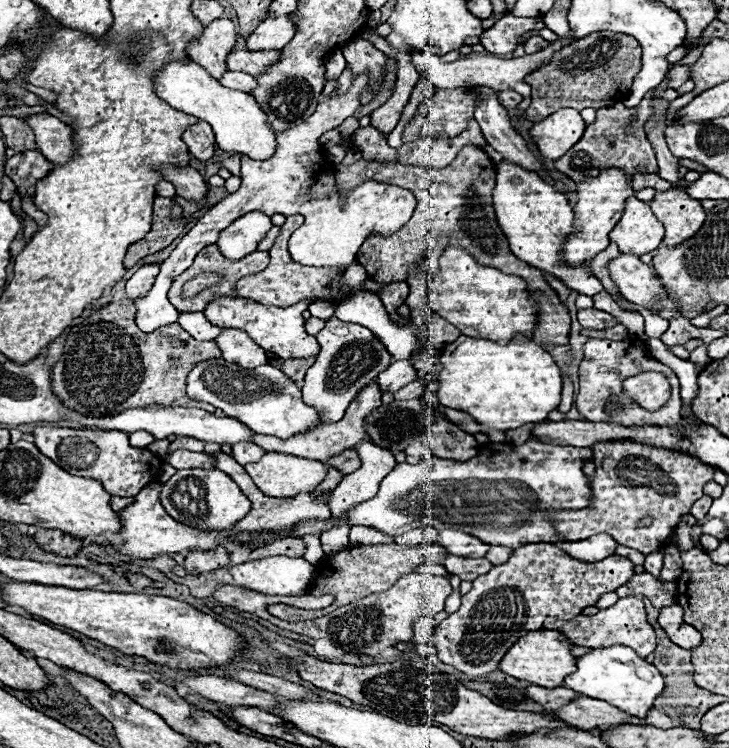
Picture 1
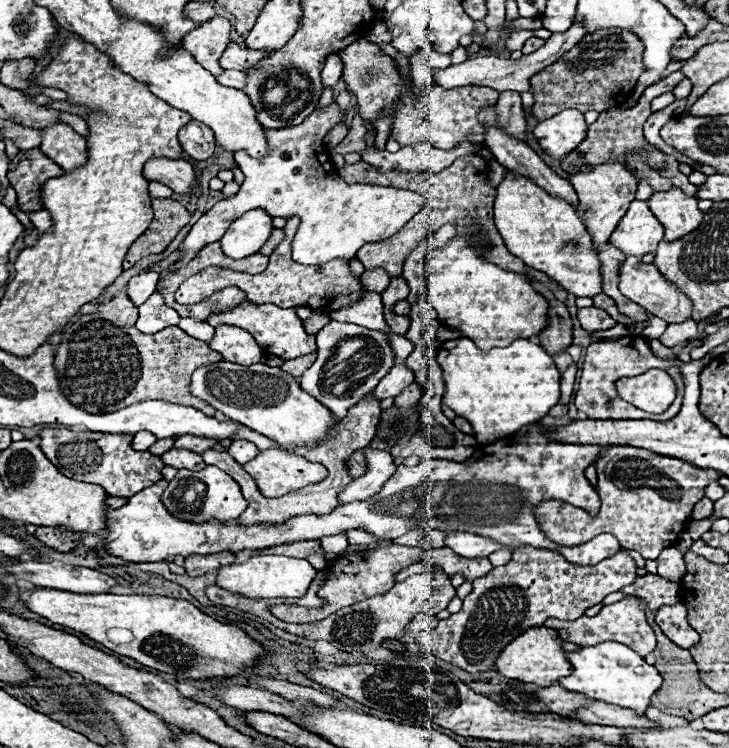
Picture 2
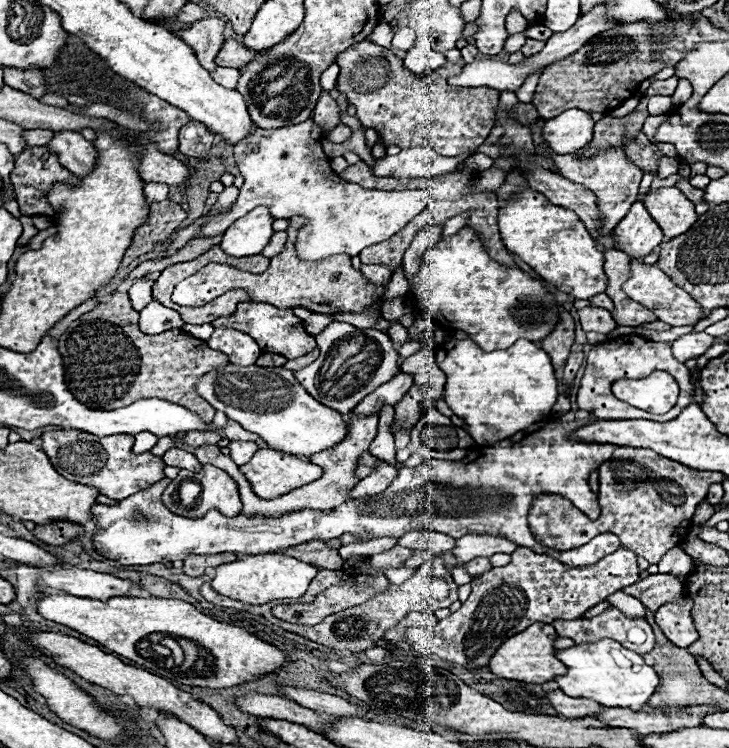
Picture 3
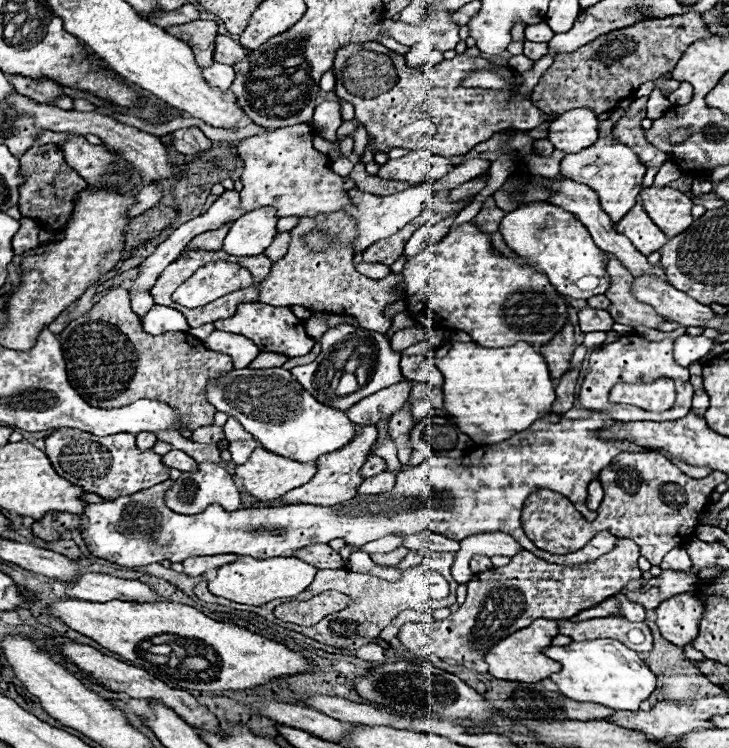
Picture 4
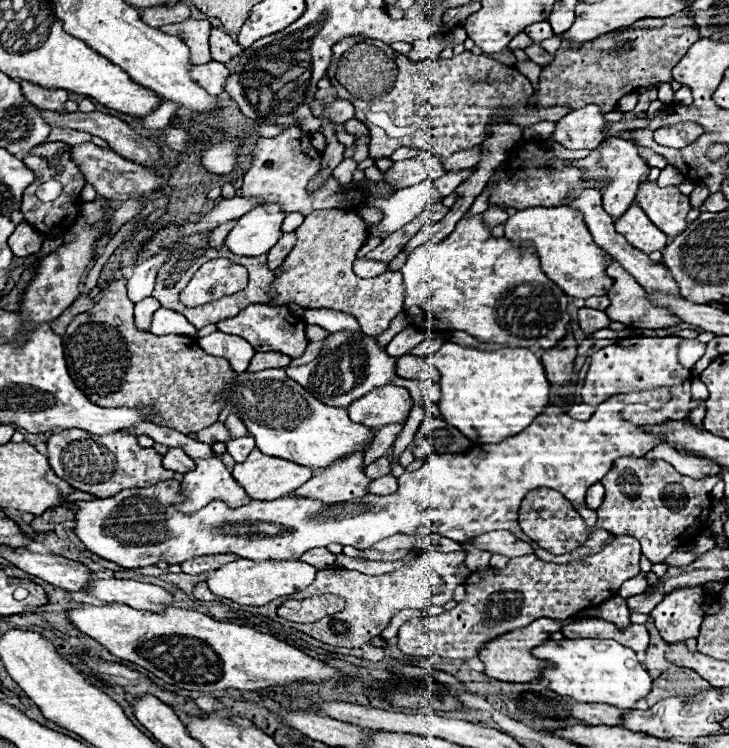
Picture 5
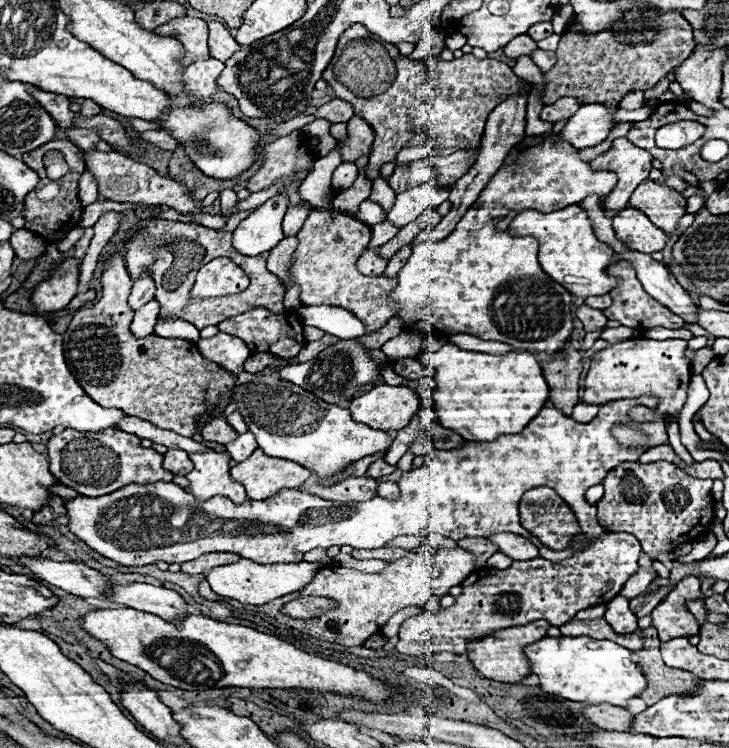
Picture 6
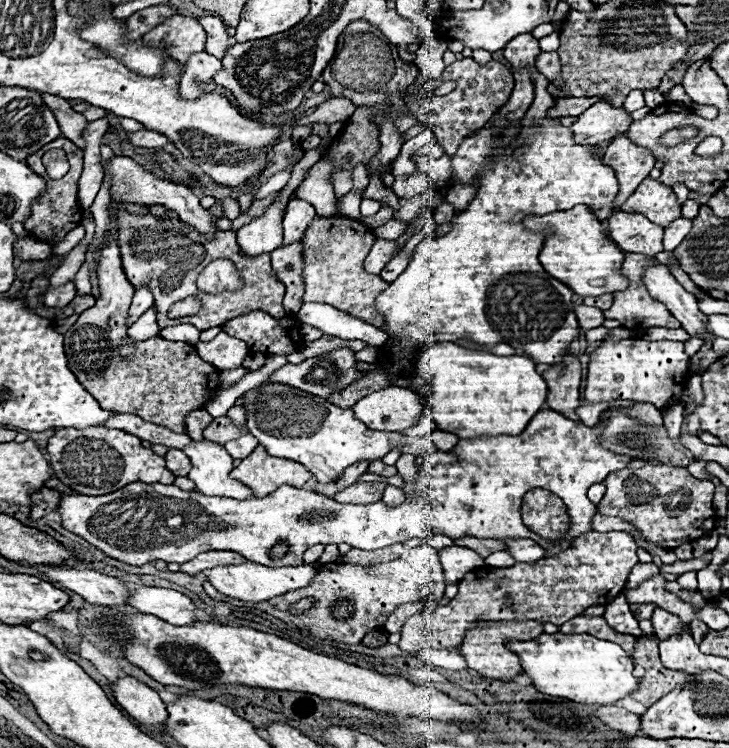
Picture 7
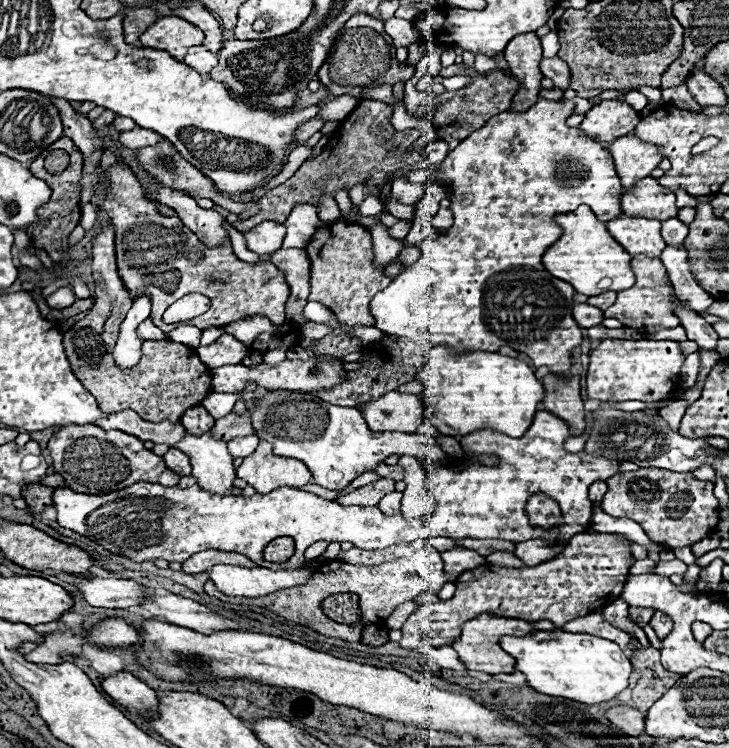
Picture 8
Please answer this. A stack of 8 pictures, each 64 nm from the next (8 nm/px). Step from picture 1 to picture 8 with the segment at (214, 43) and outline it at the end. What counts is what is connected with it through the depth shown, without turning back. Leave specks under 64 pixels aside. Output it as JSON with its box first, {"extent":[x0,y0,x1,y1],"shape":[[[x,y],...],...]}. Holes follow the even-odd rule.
{"extent":[140,16,204,60],"shape":[[[166,16],[156,20],[142,36],[140,44],[150,48],[162,48],[170,52],[176,60],[184,60],[186,50],[190,46],[202,44],[204,34],[194,24],[178,18],[178,16]]]}

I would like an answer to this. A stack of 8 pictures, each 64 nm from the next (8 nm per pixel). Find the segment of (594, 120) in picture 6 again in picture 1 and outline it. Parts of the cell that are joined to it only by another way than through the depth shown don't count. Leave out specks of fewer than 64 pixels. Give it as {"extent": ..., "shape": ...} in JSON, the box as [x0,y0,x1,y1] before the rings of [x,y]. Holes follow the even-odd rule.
{"extent":[530,108,586,160],"shape":[[[562,108],[552,116],[548,116],[546,120],[534,124],[530,136],[542,156],[558,160],[582,138],[584,128],[586,122],[582,120],[578,110]]]}

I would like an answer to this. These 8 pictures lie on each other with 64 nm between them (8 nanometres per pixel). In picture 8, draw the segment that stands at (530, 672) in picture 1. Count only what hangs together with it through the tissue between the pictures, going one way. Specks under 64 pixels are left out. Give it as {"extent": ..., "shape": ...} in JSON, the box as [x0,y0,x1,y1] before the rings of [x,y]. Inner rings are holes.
{"extent":[450,616,534,674],"shape":[[[476,616],[474,620],[462,624],[462,634],[450,646],[458,652],[458,658],[464,662],[468,670],[480,670],[486,674],[512,674],[514,672],[514,658],[502,648],[498,648],[500,636],[528,636],[534,628],[522,620],[502,620],[500,616]]]}

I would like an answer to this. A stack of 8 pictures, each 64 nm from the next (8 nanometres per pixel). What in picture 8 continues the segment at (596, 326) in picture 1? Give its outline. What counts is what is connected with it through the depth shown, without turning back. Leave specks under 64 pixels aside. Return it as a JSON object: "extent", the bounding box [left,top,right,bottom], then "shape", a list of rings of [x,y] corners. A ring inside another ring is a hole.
{"extent":[574,304,604,328],"shape":[[[576,304],[574,306],[574,320],[580,328],[592,328],[604,320],[604,314],[600,308],[594,308],[590,304]]]}

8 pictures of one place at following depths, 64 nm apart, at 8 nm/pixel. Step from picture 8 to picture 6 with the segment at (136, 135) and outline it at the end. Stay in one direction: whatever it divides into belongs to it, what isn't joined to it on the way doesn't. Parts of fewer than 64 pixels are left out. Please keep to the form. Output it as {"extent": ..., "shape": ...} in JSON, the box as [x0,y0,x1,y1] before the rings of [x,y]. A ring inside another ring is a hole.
{"extent":[138,130,178,150],"shape":[[[146,130],[146,132],[140,132],[138,140],[148,142],[152,146],[158,146],[162,150],[176,150],[178,148],[178,140],[172,138],[166,130]]]}

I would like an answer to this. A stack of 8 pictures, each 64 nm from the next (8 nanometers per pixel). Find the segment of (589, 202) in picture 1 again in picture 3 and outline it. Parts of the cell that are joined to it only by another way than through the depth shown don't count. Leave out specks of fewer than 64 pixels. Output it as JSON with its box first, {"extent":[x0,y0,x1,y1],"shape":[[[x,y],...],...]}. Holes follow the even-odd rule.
{"extent":[539,148,644,232],"shape":[[[539,148],[541,148],[539,154],[552,157],[562,176],[574,180],[576,184],[586,186],[588,190],[592,190],[596,194],[598,208],[604,214],[602,232],[612,232],[614,226],[618,224],[618,220],[622,220],[622,216],[626,216],[626,212],[630,210],[630,204],[634,204],[634,200],[638,200],[638,186],[640,186],[644,172],[626,158],[624,148],[602,150],[590,158],[584,158],[582,150],[574,152],[574,154],[556,154],[550,148]]]}

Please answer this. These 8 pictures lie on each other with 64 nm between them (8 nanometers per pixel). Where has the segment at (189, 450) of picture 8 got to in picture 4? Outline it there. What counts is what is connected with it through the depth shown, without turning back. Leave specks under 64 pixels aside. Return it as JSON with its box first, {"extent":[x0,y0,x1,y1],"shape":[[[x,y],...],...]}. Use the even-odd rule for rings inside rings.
{"extent":[166,462,242,514],"shape":[[[200,462],[198,472],[182,472],[182,476],[166,494],[166,506],[178,514],[198,514],[210,504],[220,504],[228,512],[242,508],[240,490],[236,488],[234,478],[220,464],[214,462]]]}

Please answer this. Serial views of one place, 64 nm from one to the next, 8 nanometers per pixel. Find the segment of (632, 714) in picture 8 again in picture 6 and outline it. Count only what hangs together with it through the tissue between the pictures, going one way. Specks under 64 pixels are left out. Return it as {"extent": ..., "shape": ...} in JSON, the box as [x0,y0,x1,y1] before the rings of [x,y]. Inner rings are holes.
{"extent":[582,704,632,732],"shape":[[[596,704],[586,706],[582,714],[596,726],[604,730],[616,730],[616,732],[632,732],[632,714],[626,708],[612,708],[610,704]]]}

